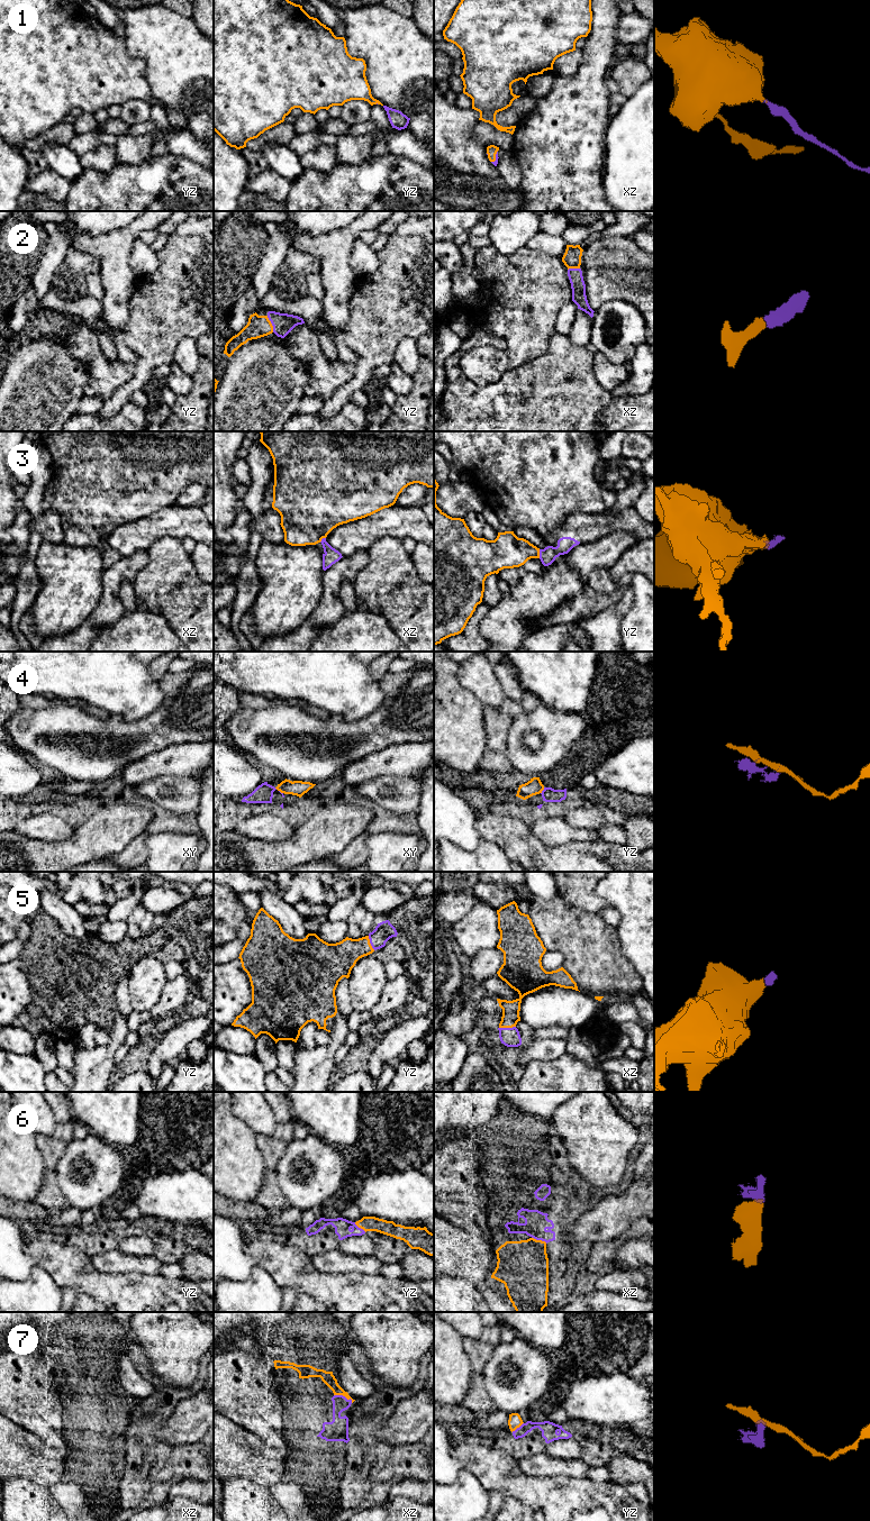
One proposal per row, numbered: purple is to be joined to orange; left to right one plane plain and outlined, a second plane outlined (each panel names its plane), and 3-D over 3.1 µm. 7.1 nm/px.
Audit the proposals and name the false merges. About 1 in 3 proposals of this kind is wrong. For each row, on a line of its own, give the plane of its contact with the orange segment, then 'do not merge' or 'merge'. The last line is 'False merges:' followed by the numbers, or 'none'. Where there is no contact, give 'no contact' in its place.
1: contact in xz; merge
2: contact in yz; merge
3: contact in yz; merge
4: contact in yz; do not merge
5: contact in xz; merge
6: contact in xz; merge
7: contact in xz; do not merge
False merges: 4, 7

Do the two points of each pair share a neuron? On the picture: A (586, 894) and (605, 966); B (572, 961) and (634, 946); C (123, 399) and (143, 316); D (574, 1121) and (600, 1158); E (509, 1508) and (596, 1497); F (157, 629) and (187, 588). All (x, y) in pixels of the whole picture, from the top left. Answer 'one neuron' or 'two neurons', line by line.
A: two neurons
B: two neurons
C: one neuron
D: one neuron
E: two neurons
F: two neurons

